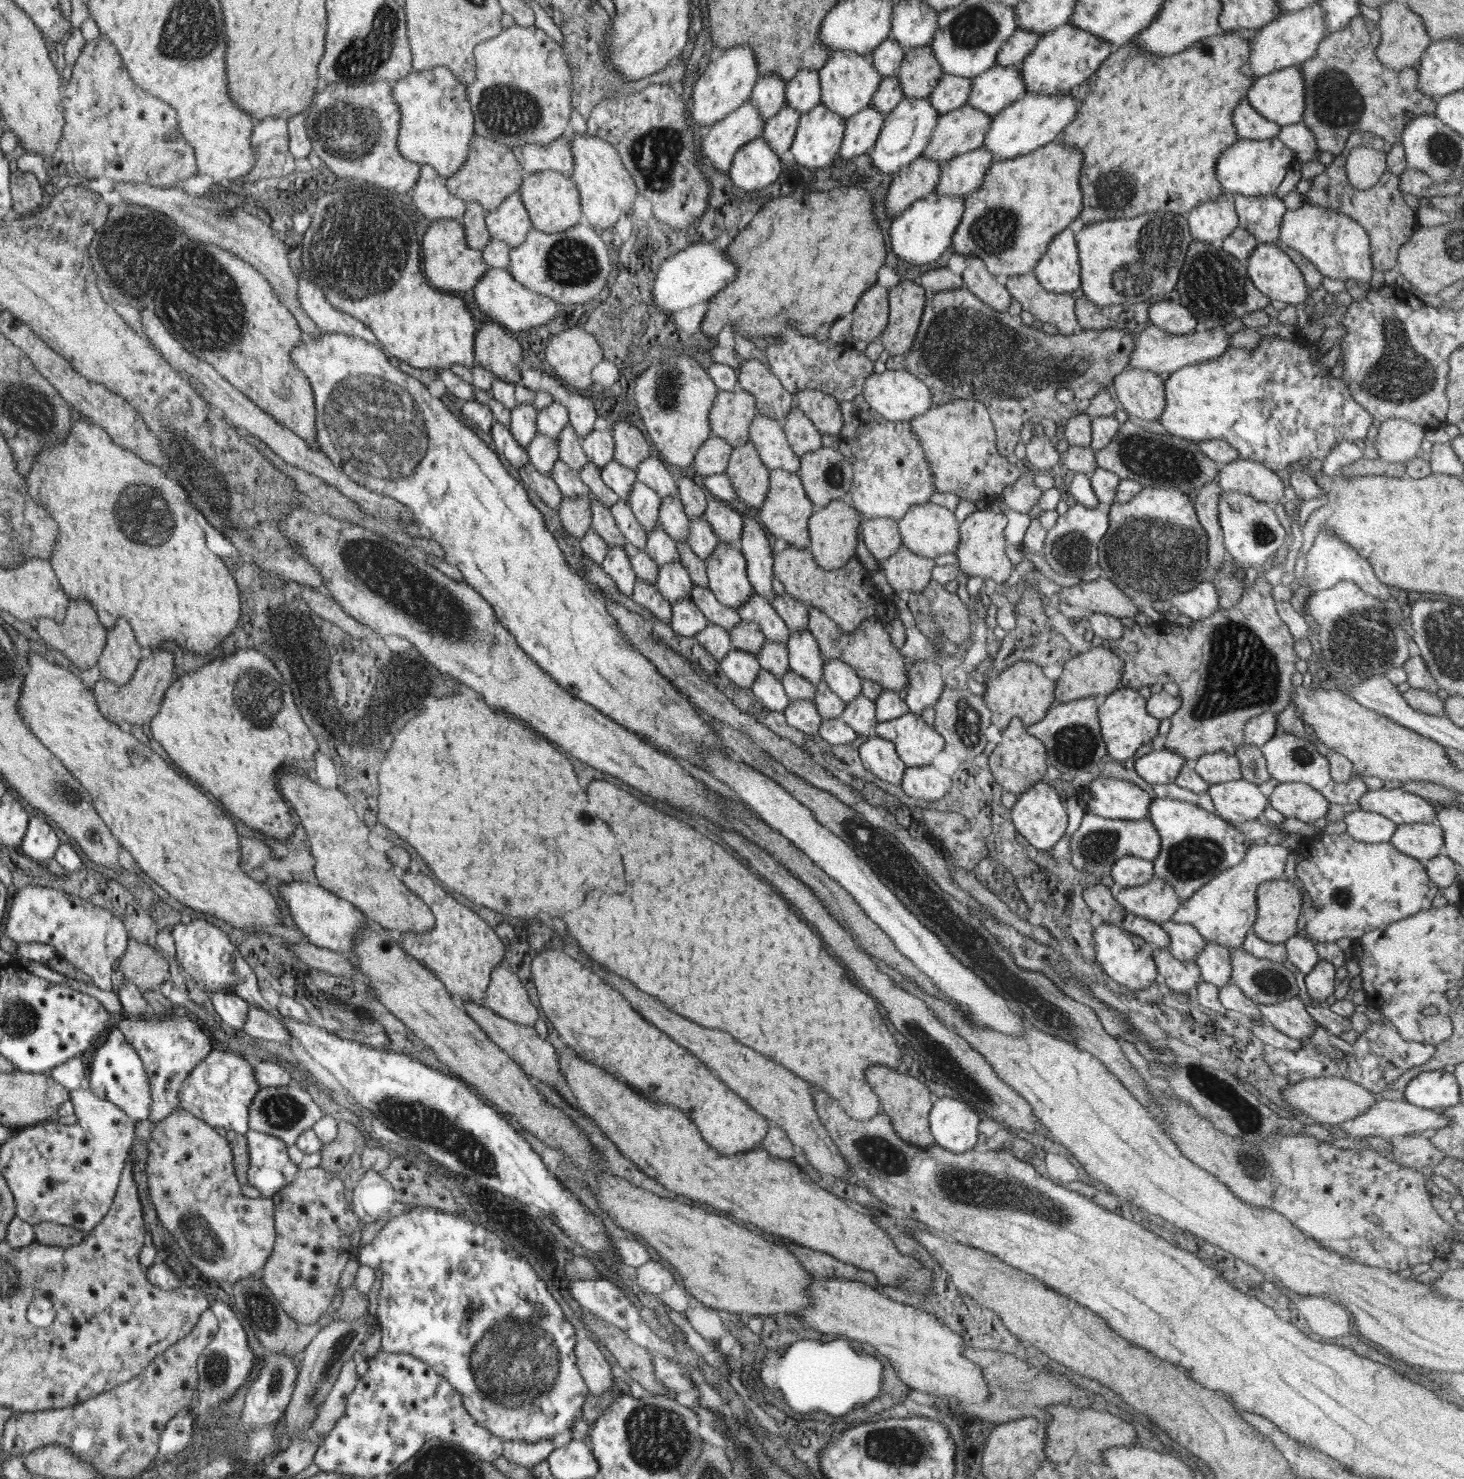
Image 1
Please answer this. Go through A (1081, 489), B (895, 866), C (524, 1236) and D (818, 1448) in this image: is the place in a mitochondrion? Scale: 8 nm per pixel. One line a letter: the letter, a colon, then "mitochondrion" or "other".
A: other
B: mitochondrion
C: other
D: other

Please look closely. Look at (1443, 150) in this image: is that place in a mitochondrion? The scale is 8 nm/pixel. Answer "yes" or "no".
yes

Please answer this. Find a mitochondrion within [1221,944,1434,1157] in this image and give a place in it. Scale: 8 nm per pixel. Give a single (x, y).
(1272, 982)

